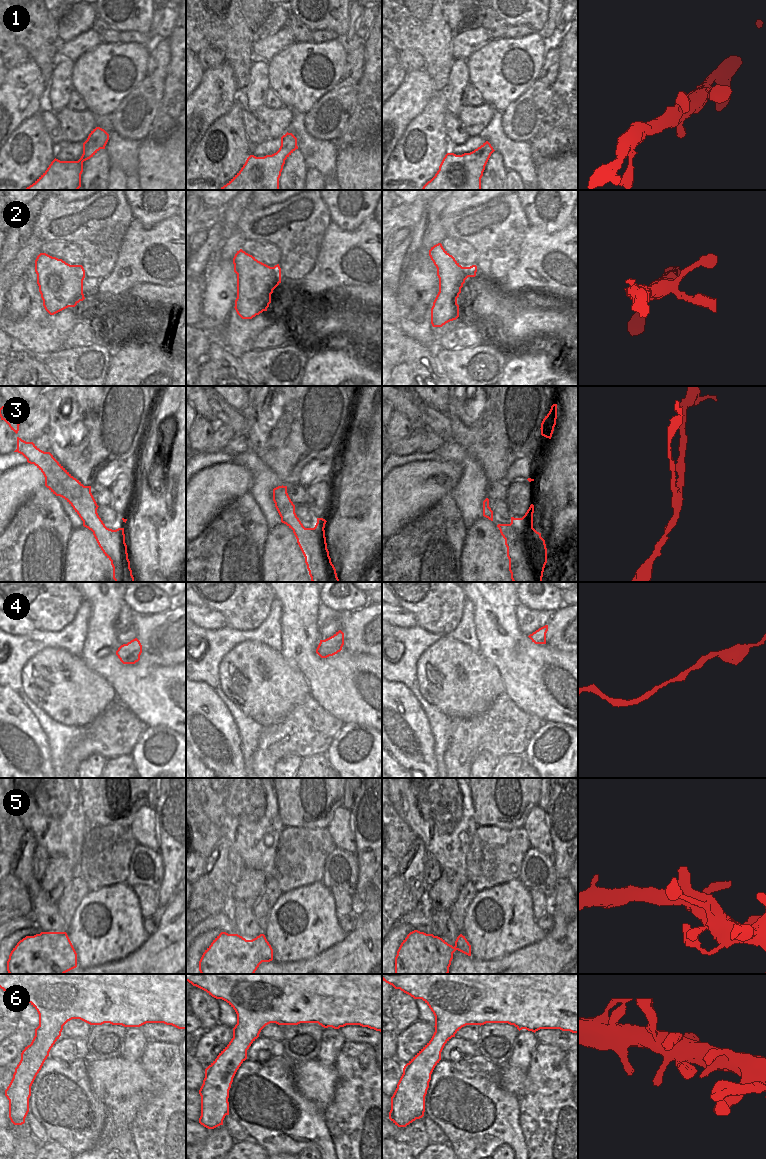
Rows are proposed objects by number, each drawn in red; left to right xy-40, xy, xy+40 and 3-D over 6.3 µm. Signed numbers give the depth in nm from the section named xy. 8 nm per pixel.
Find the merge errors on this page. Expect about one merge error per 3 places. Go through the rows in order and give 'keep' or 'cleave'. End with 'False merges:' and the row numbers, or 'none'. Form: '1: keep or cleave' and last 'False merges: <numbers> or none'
1: keep
2: keep
3: cleave
4: keep
5: keep
6: keep
False merges: 3

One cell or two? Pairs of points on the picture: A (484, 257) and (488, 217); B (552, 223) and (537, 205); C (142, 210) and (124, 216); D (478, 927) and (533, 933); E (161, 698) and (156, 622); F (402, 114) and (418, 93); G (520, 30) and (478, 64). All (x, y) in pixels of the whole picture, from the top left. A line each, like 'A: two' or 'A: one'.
A: one
B: one
C: two
D: one
E: two
F: one
G: two

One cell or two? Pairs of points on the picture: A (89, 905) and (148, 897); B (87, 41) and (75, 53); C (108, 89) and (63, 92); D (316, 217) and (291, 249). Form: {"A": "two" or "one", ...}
{"A": "two", "B": "one", "C": "two", "D": "one"}

